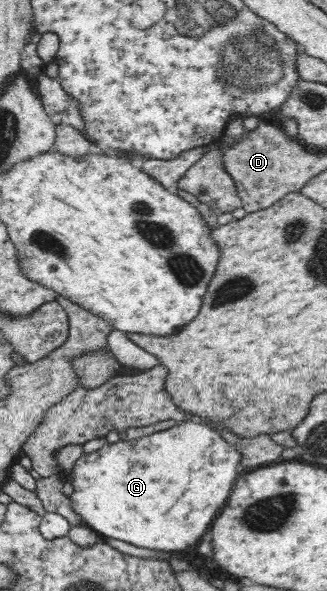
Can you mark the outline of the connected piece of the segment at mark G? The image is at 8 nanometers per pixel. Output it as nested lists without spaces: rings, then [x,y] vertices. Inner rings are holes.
[[[188,420],[180,424],[180,426],[174,425],[168,430],[161,430],[160,432],[150,434],[150,436],[132,440],[120,440],[114,444],[105,443],[94,453],[89,455],[83,453],[73,468],[75,492],[70,497],[74,501],[74,509],[84,517],[86,526],[89,526],[92,530],[96,529],[103,538],[118,538],[118,540],[125,540],[130,542],[130,544],[136,544],[136,546],[144,546],[144,548],[167,552],[168,555],[172,553],[180,555],[180,550],[184,552],[185,548],[188,548],[190,544],[198,543],[200,536],[208,530],[210,522],[217,515],[216,512],[219,512],[225,505],[236,481],[235,478],[238,478],[238,466],[240,466],[241,460],[242,453],[238,452],[238,449],[231,445],[229,441],[224,440],[218,430],[215,430],[208,424],[195,424]]]

